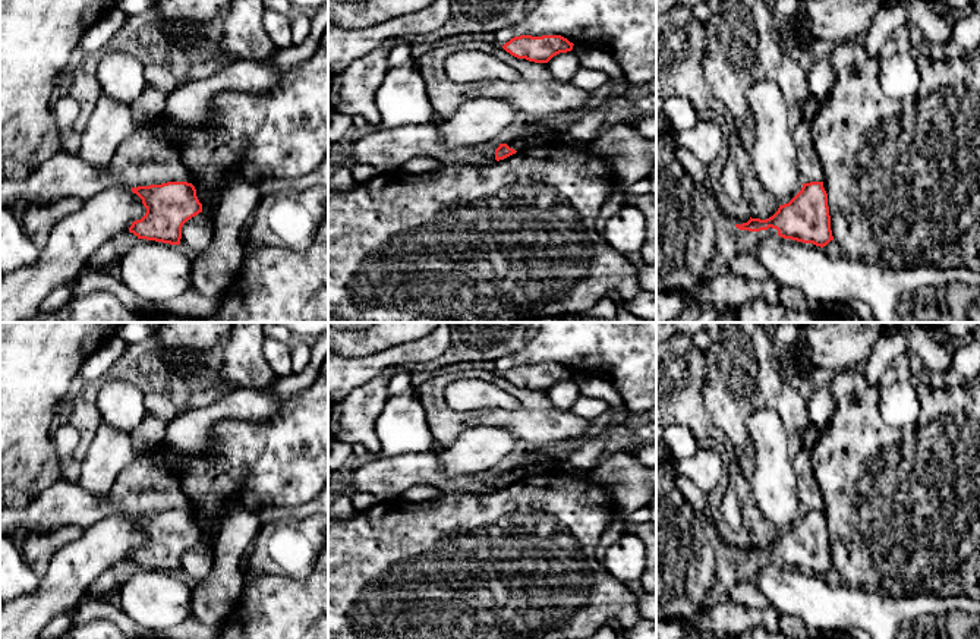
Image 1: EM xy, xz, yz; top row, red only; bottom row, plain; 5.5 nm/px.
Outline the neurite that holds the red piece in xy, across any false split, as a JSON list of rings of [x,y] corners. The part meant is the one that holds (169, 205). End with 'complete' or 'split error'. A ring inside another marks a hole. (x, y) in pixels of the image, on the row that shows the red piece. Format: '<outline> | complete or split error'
[[[188,182],[138,186],[132,192],[146,208],[145,215],[129,227],[138,239],[180,245],[183,224],[202,213],[196,189]]] | complete

